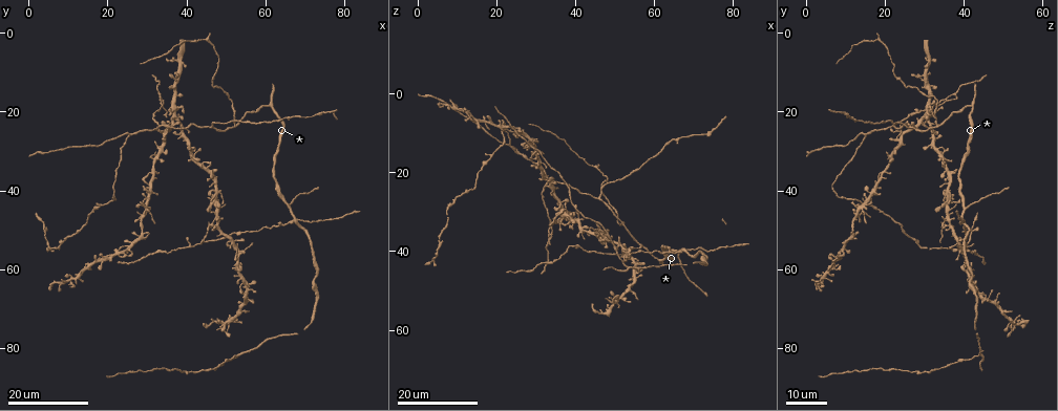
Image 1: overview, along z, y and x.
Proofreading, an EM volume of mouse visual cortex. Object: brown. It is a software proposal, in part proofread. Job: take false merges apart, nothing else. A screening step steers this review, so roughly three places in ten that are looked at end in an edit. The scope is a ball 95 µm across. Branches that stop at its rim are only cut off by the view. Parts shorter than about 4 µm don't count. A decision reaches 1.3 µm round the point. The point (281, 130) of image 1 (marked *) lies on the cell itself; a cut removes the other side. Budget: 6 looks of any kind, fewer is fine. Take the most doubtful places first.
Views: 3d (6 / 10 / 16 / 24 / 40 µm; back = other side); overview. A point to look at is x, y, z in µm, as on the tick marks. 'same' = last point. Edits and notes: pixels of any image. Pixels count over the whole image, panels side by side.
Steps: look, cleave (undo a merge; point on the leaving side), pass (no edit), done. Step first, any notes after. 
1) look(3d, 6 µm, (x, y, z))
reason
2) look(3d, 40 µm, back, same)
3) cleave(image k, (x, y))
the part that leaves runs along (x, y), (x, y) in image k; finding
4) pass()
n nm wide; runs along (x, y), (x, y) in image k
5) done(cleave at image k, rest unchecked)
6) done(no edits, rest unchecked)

look(3d, 24 µm, (67.5, 47.5, 39.5))
small branch off a trunk

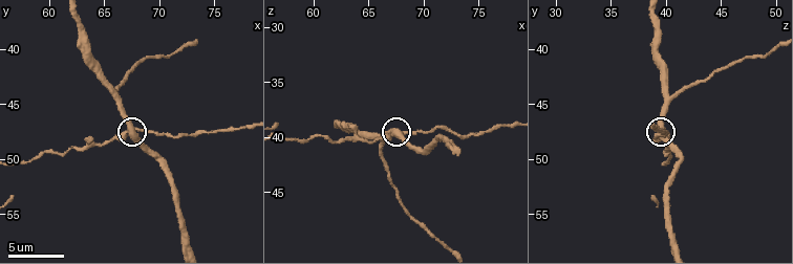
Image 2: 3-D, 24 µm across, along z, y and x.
look(3d, 10 µm, (67.4, 47.8, 39.4))

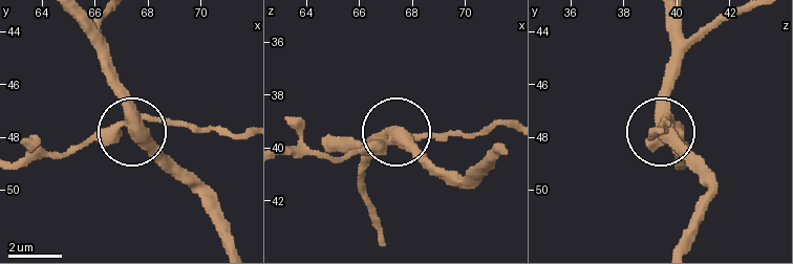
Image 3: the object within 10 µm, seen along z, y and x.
cleave(image 3, (98, 132))
460 nm wide; the part that leaves runs along (131, 116), (72, 148), (18, 159) in image 3; a second cell is stuck on

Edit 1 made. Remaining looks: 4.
look(overview)
redraw

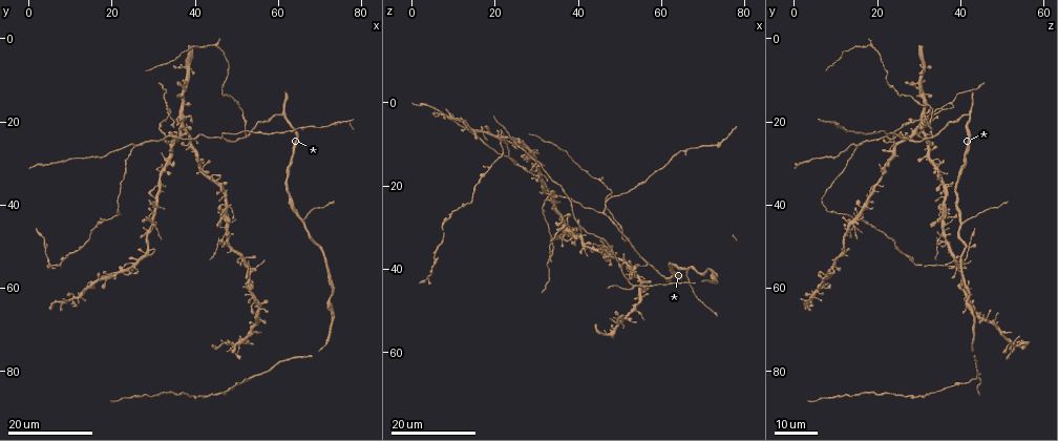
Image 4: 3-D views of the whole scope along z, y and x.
look(3d, 24 µm, (25.0, 26.0, 15.0))
three arms meet

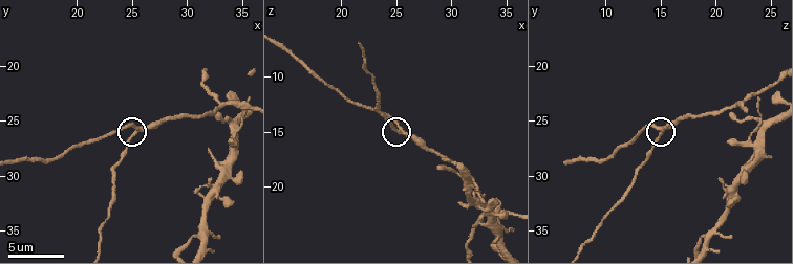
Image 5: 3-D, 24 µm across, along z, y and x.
look(3d, 10 µm, (25.4, 26.0, 15.0))

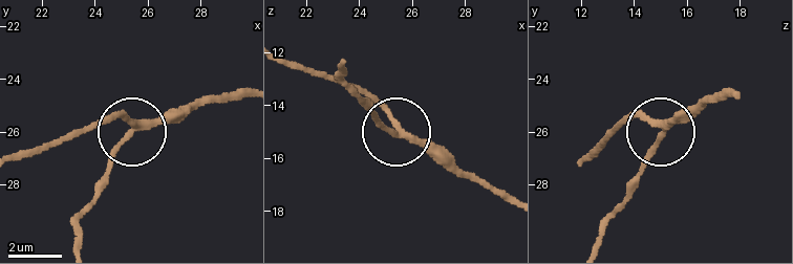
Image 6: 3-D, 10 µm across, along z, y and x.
pass()
side arm 33 µm; 3 arms; continuous, no second cell

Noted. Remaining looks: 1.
done(cleave at image 3, rest unchecked)

